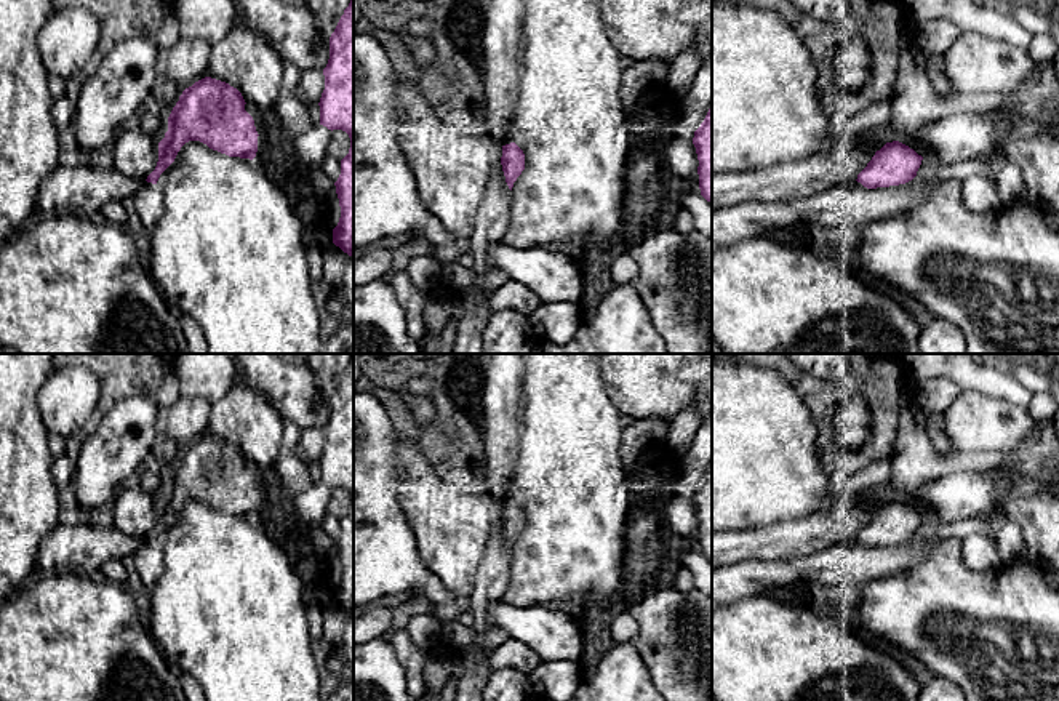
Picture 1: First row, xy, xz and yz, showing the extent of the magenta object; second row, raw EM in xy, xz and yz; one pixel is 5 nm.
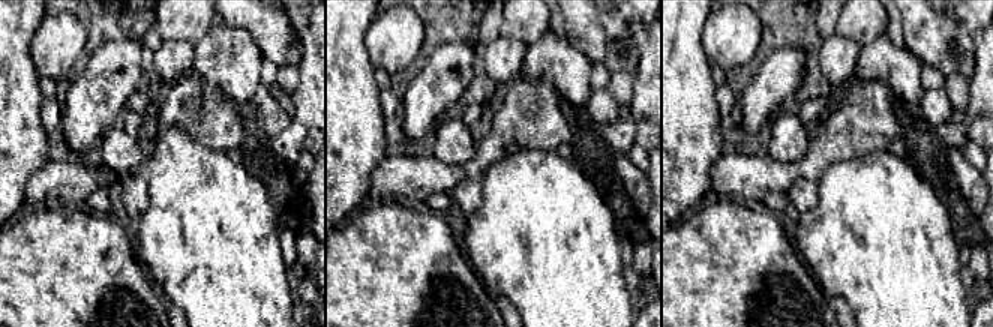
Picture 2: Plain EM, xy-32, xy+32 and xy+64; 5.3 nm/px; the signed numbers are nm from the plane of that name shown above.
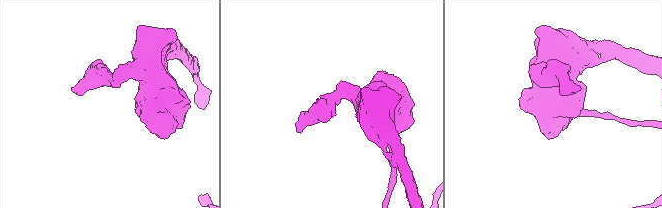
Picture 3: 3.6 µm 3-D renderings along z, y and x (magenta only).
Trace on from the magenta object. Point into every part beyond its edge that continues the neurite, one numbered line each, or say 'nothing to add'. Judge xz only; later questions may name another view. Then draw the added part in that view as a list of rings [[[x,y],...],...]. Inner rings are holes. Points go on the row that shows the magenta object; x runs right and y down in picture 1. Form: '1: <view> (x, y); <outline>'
1: xz (451, 172); [[[398,78],[397,134],[414,174],[419,202],[454,235],[470,240],[502,146],[488,136],[461,136],[435,115],[424,80]]]

